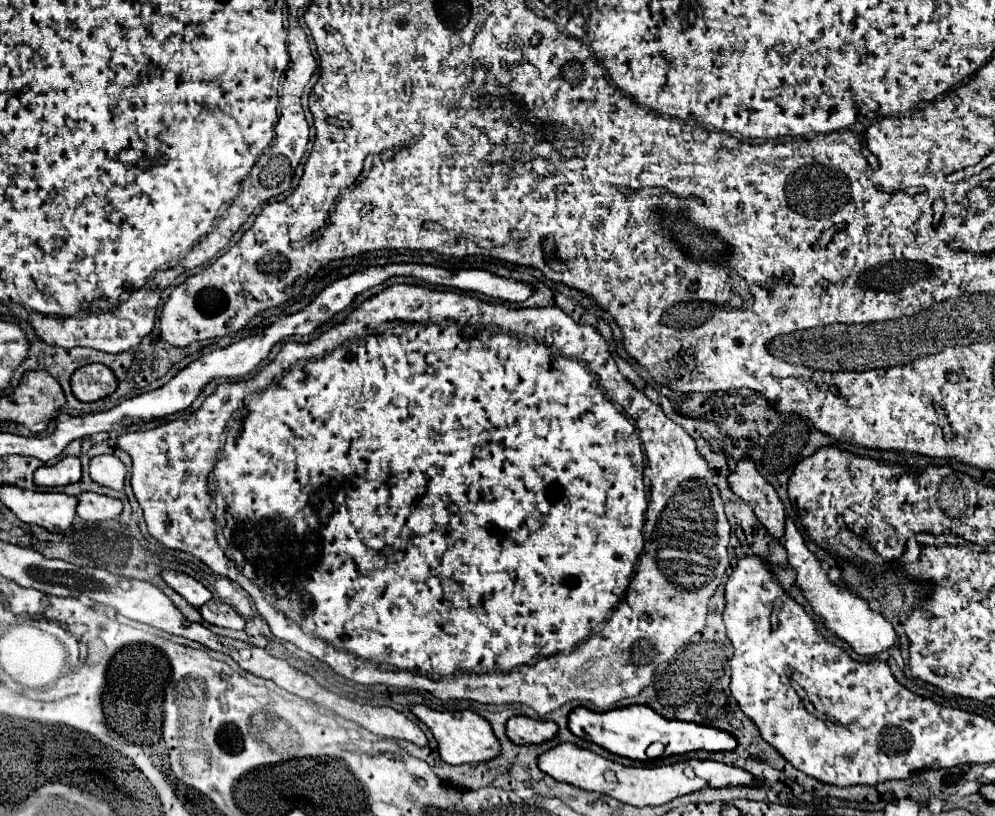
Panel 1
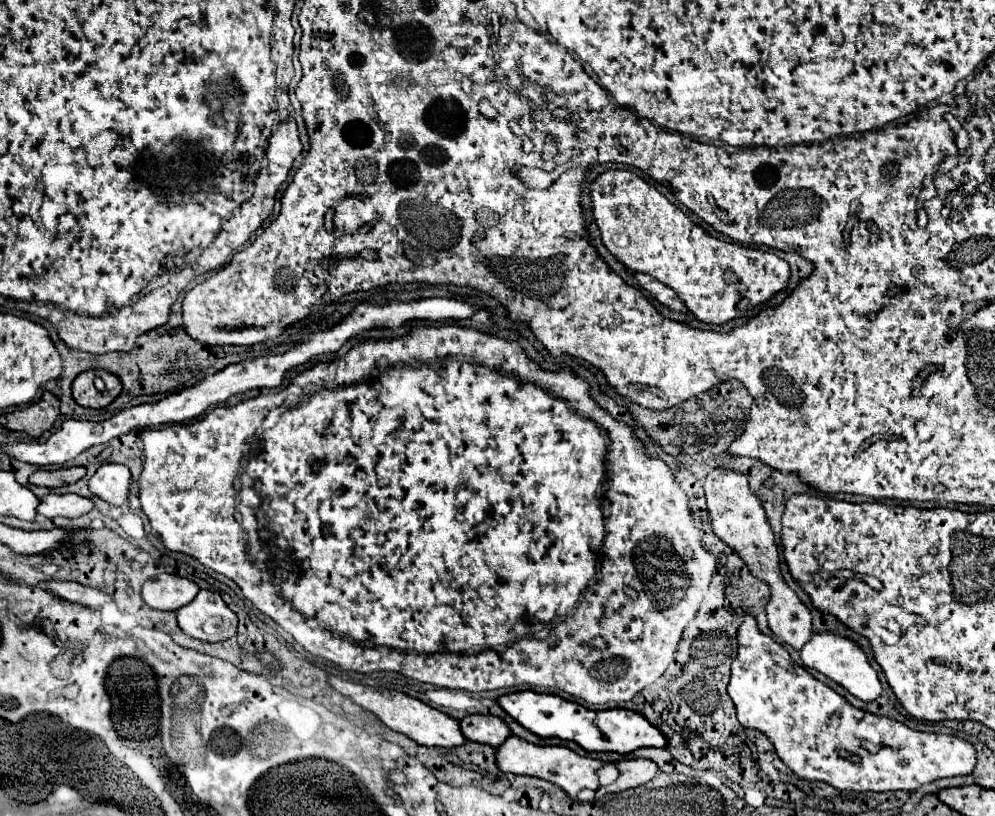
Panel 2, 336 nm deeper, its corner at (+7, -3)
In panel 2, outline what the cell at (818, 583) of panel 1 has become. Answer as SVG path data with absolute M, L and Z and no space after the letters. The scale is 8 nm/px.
M817 633L813 635L809 643L805 643L805 647L799 653L801 653L801 661L805 667L823 673L837 685L845 687L853 697L865 703L871 703L881 695L881 683L879 683L877 671L871 667L871 663L867 661L867 655L853 641L841 635L835 635L835 633Z

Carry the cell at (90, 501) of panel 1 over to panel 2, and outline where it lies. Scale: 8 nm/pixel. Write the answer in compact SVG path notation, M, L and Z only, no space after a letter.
M45 495L39 501L37 513L49 519L61 517L81 517L93 509L93 501L81 495Z

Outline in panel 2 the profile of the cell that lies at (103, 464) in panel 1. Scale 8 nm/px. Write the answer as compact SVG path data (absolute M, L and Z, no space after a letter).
M101 465L97 473L89 479L89 491L111 503L111 505L127 505L129 503L129 485L131 471L125 465Z

